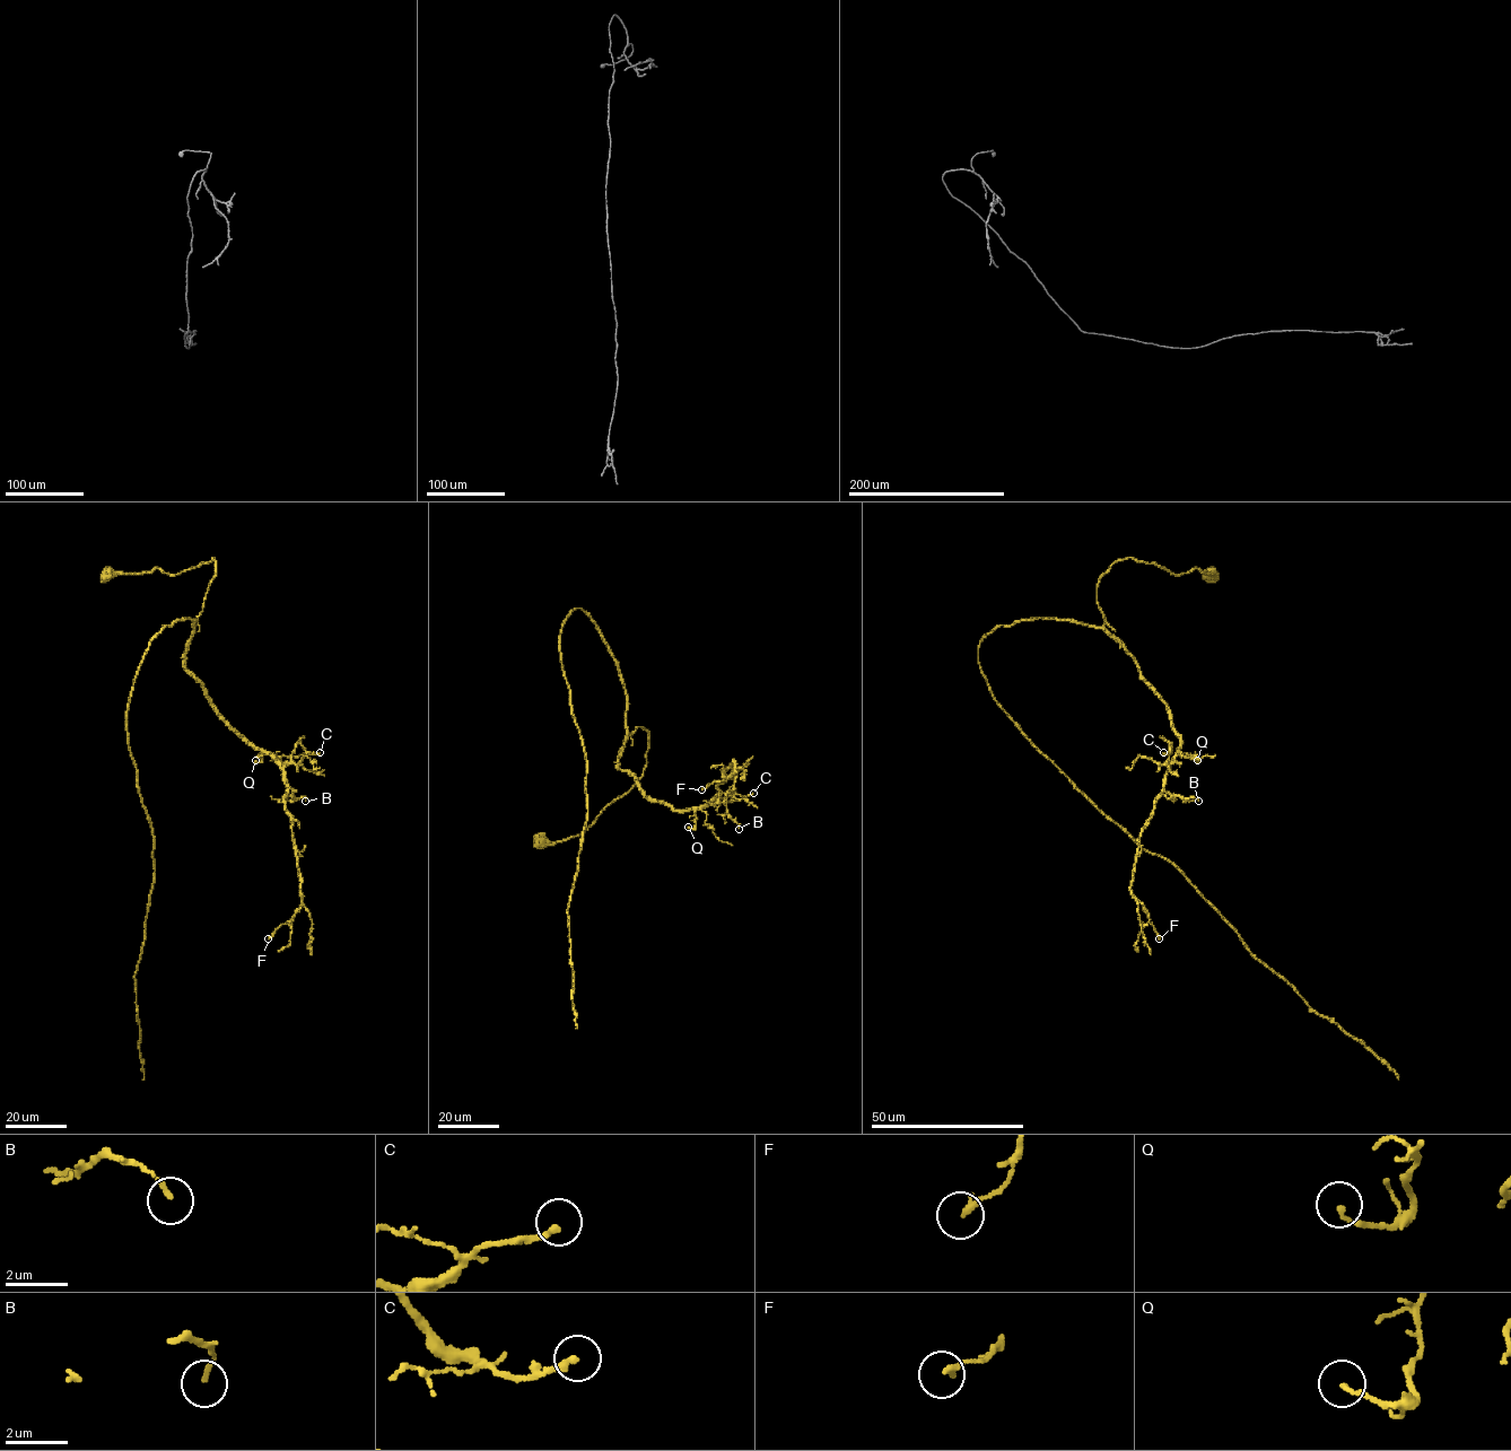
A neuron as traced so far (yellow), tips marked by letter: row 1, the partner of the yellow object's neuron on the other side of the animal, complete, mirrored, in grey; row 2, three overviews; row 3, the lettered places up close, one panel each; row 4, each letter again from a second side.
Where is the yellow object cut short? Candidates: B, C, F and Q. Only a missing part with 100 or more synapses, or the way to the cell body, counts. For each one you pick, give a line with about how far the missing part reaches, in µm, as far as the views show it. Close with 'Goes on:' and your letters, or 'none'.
Goes on: none

